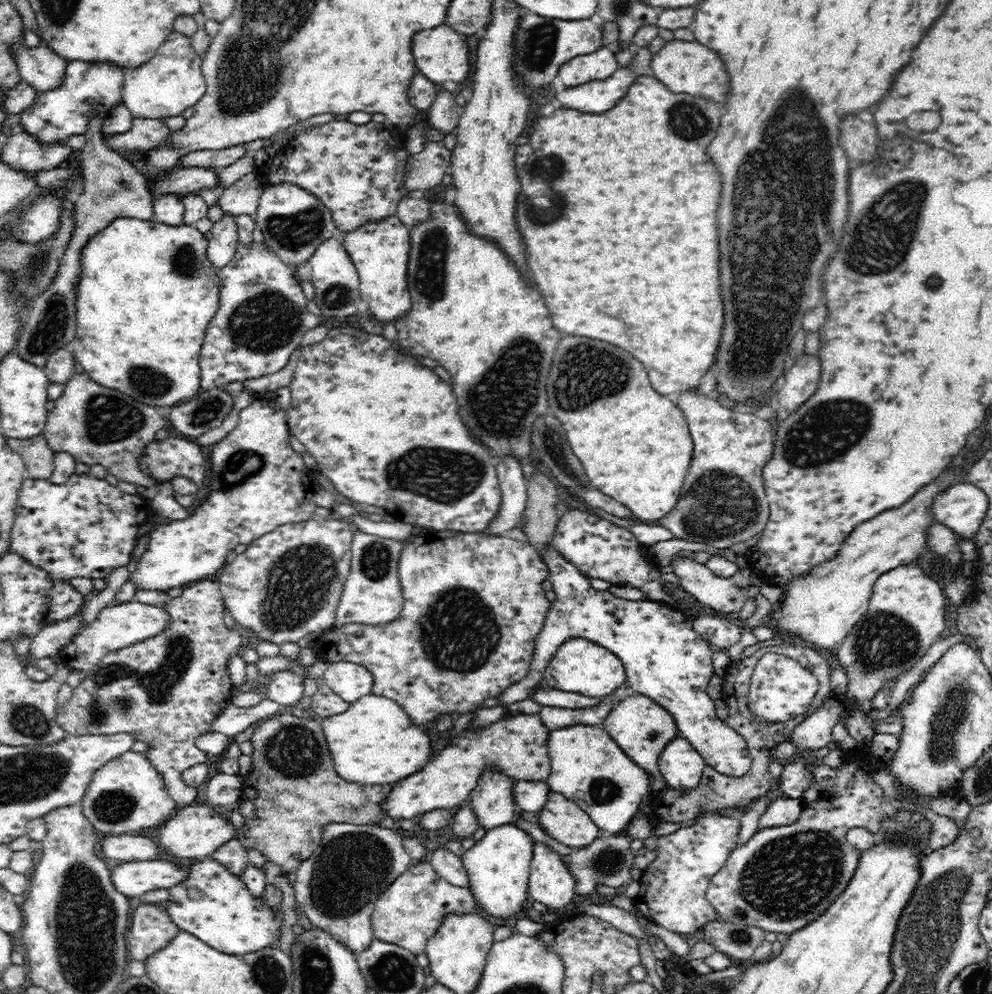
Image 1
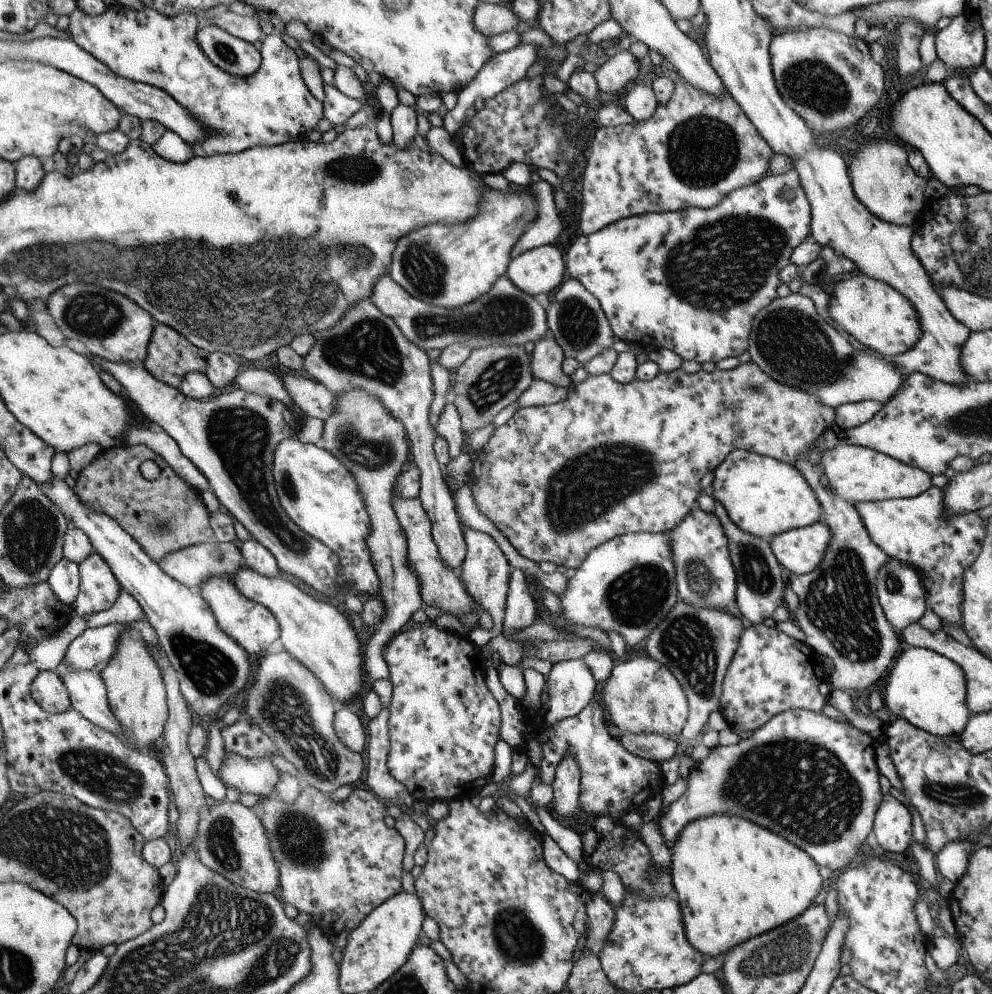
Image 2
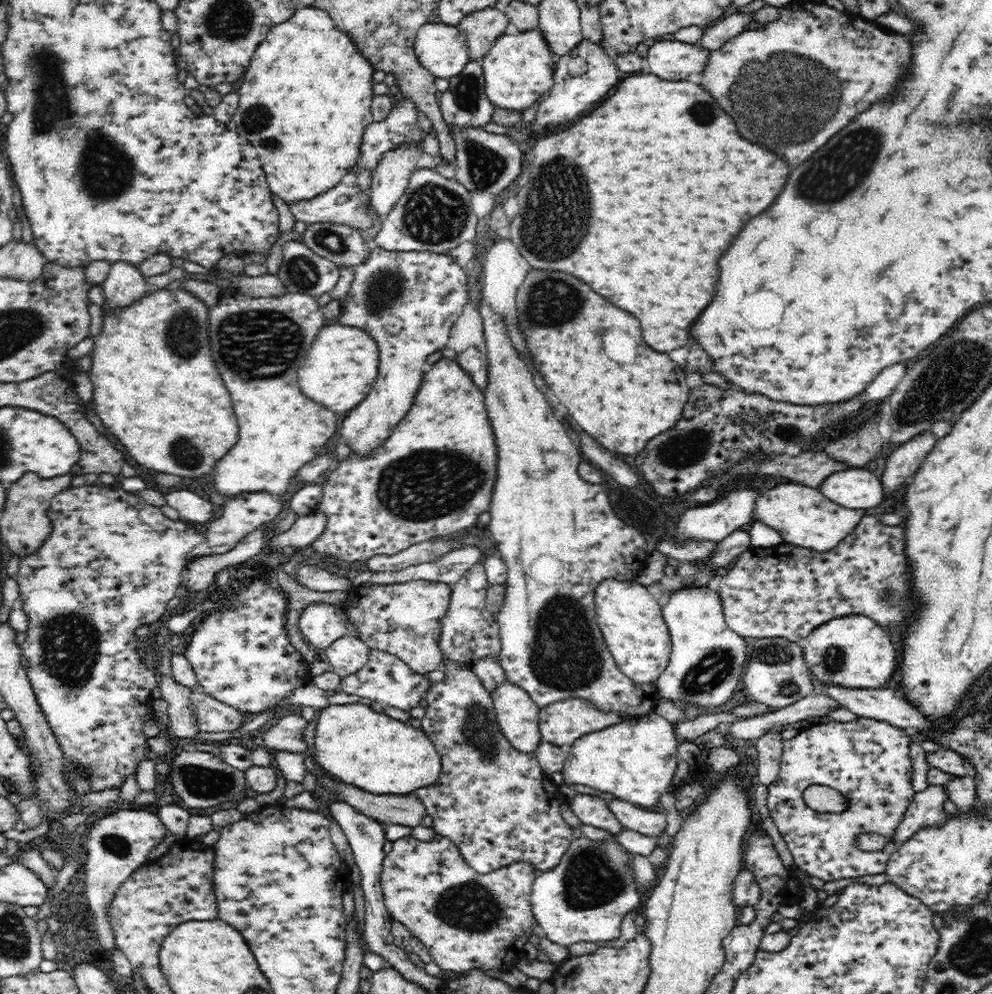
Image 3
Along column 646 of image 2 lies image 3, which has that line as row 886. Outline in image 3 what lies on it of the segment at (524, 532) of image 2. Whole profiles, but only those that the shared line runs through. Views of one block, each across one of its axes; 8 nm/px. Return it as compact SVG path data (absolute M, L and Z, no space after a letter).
M412 835L399 838L392 842L392 850L387 854L387 858L384 858L382 864L382 872L380 876L380 882L383 890L383 899L391 914L393 920L401 922L409 930L412 936L415 936L425 947L429 950L431 960L434 964L437 964L442 970L449 972L465 973L467 970L480 968L484 971L498 970L504 971L513 969L513 964L519 960L526 959L526 942L532 936L533 931L538 929L533 910L531 909L531 890L535 879L535 871L528 865L528 863L517 863L510 866L502 866L498 870L493 870L488 874L480 874L474 869L470 868L466 861L462 859L462 854L457 849L457 846L453 844L449 838L444 836L436 835L431 841L418 840Z

